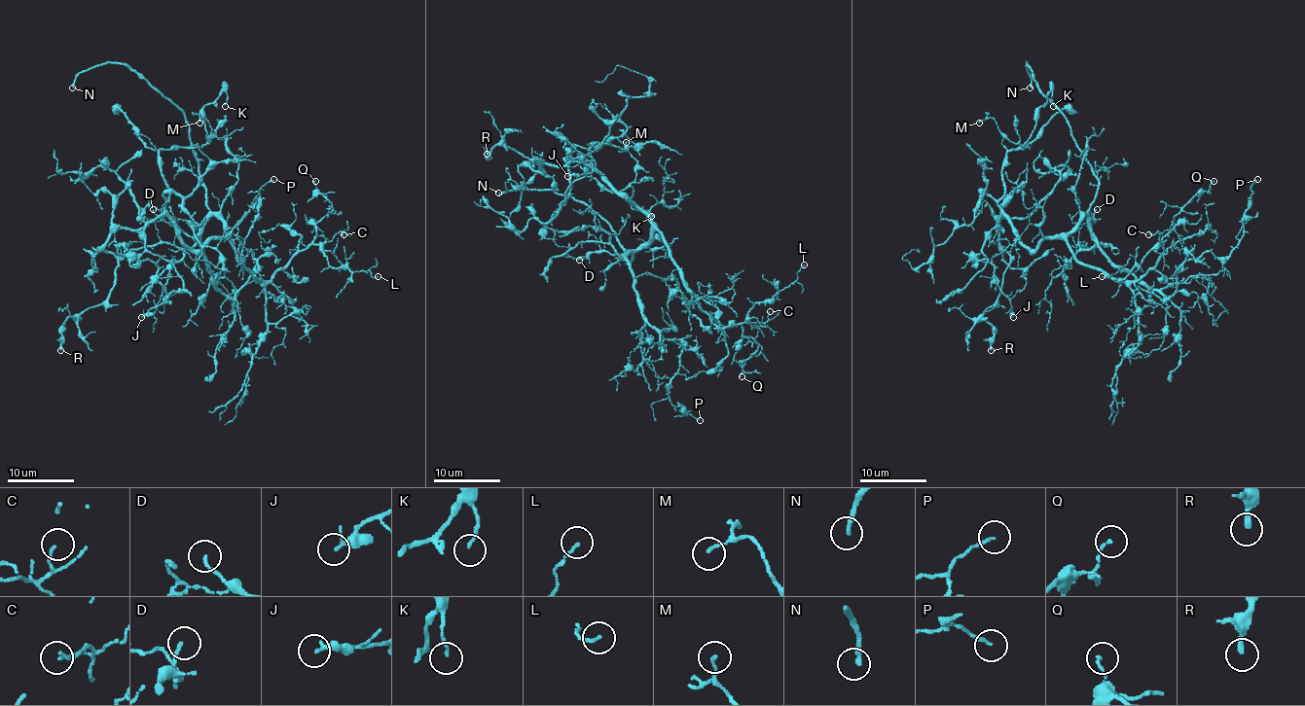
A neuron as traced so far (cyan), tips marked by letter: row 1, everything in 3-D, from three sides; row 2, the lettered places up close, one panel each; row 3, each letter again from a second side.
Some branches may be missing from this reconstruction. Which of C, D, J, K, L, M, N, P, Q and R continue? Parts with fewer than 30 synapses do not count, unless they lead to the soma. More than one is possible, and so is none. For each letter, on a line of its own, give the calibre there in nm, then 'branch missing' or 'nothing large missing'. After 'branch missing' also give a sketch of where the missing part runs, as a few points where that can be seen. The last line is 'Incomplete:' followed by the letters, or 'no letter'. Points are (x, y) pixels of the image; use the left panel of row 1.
C: calibre 110 nm; nothing large missing
D: calibre 130 nm; nothing large missing
J: calibre 240 nm; nothing large missing
K: calibre 130 nm; nothing large missing
L: calibre 120 nm; nothing large missing
M: calibre 130 nm; nothing large missing
N: calibre 200 nm; branch missing; course (72, 88), (79, 101), (92, 101), (99, 114), (123, 113), (148, 101), (204, 57), (239, 18)
P: calibre 140 nm; nothing large missing
Q: calibre 140 nm; nothing large missing
R: calibre 240 nm; nothing large missing
Incomplete: N

